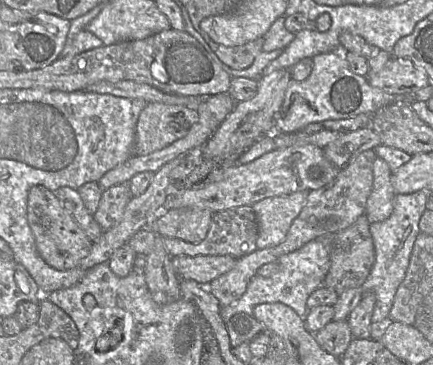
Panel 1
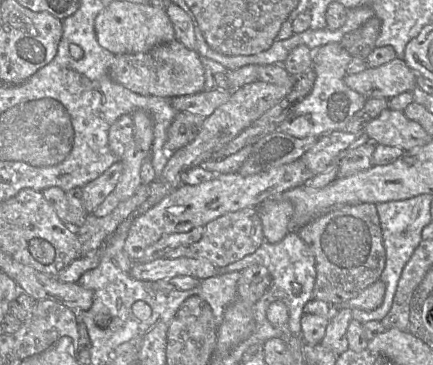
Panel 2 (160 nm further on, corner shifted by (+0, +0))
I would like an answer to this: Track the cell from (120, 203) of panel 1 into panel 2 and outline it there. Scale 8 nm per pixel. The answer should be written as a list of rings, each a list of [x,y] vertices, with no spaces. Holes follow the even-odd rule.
[[[142,110],[126,114],[118,118],[108,132],[108,144],[111,152],[123,166],[123,172],[114,191],[93,212],[95,217],[105,217],[121,202],[129,199],[142,185],[141,168],[143,162],[150,157],[154,140],[153,122],[148,113]]]

